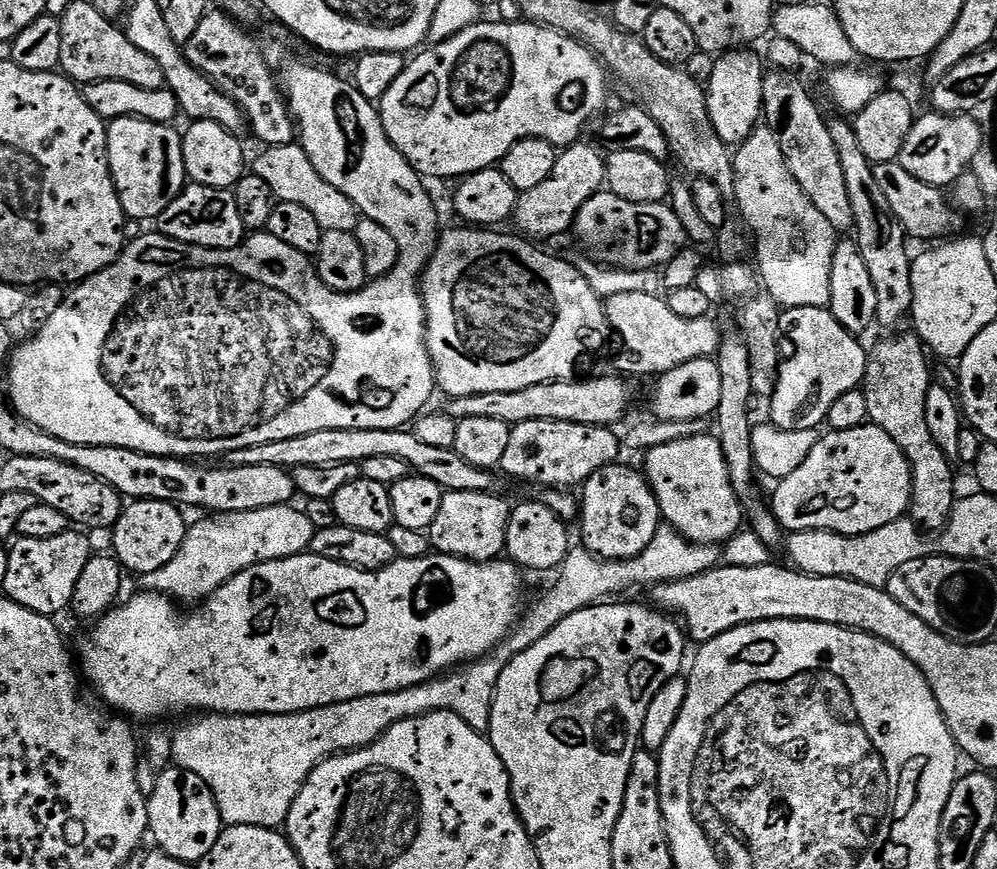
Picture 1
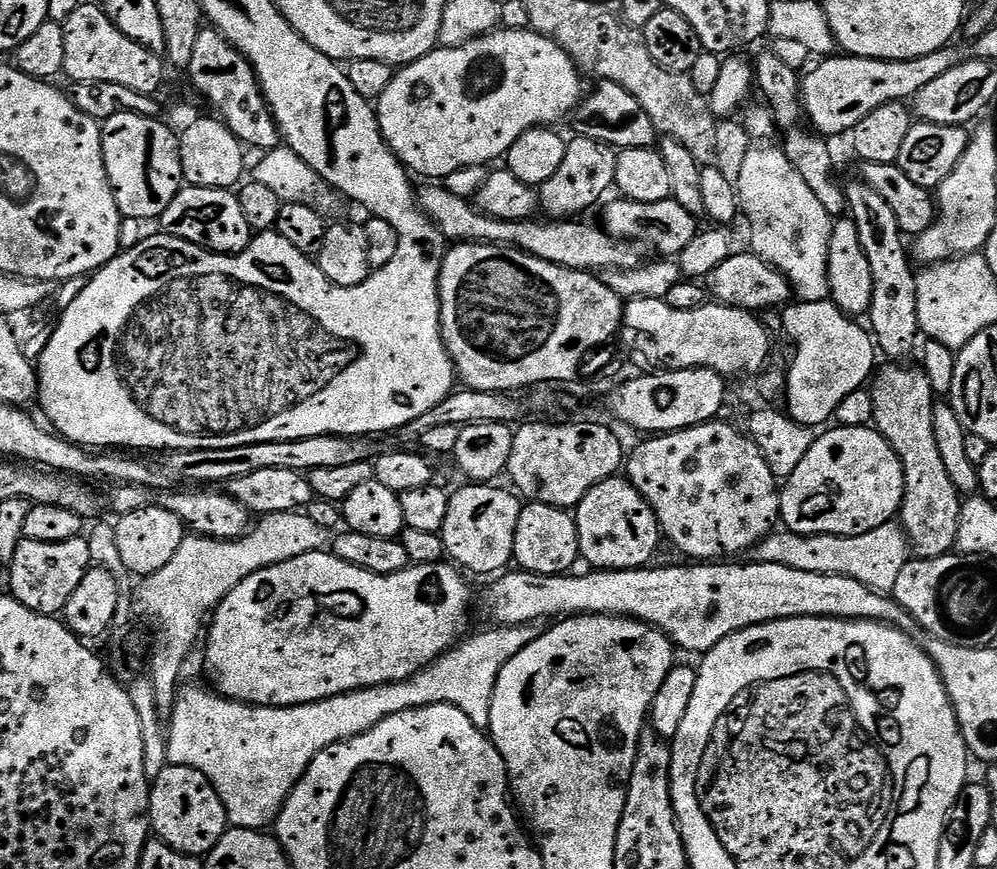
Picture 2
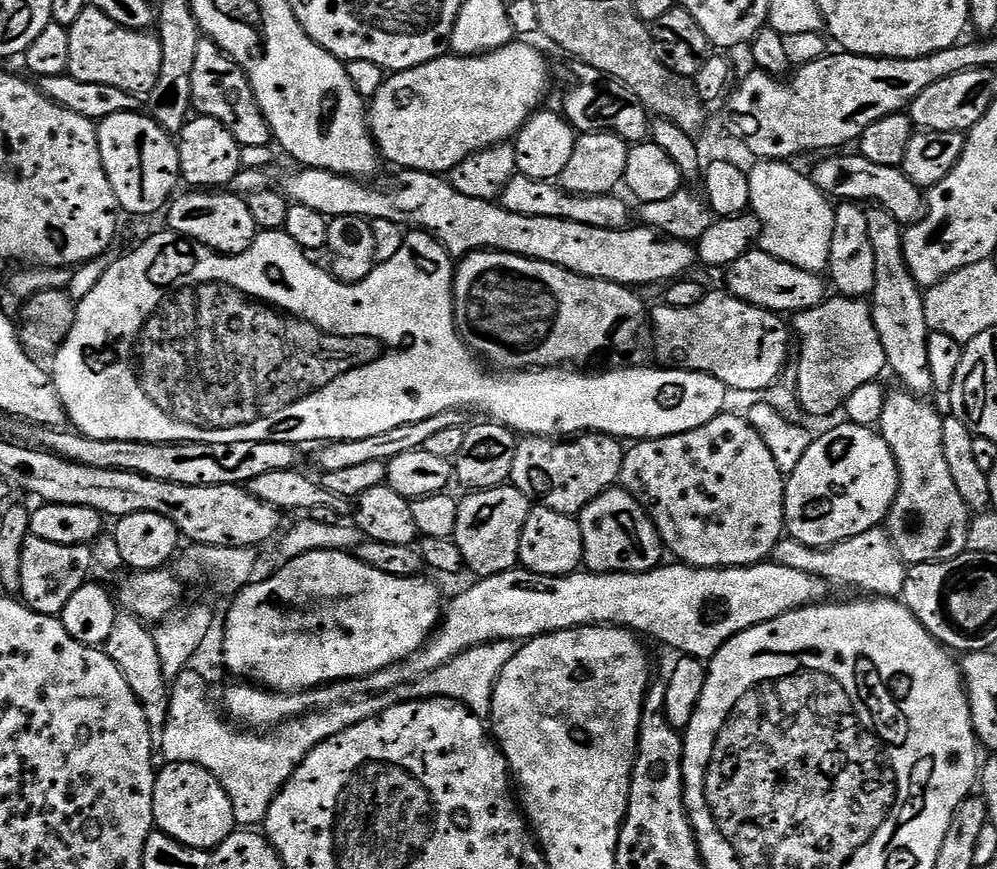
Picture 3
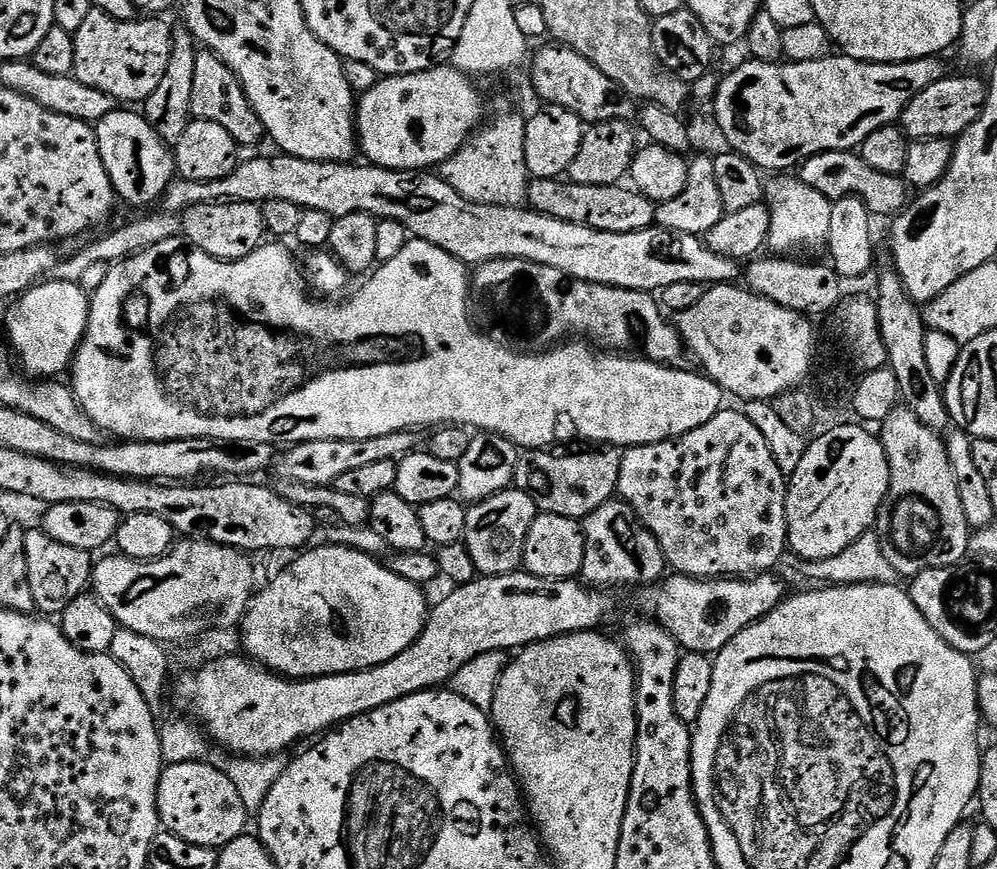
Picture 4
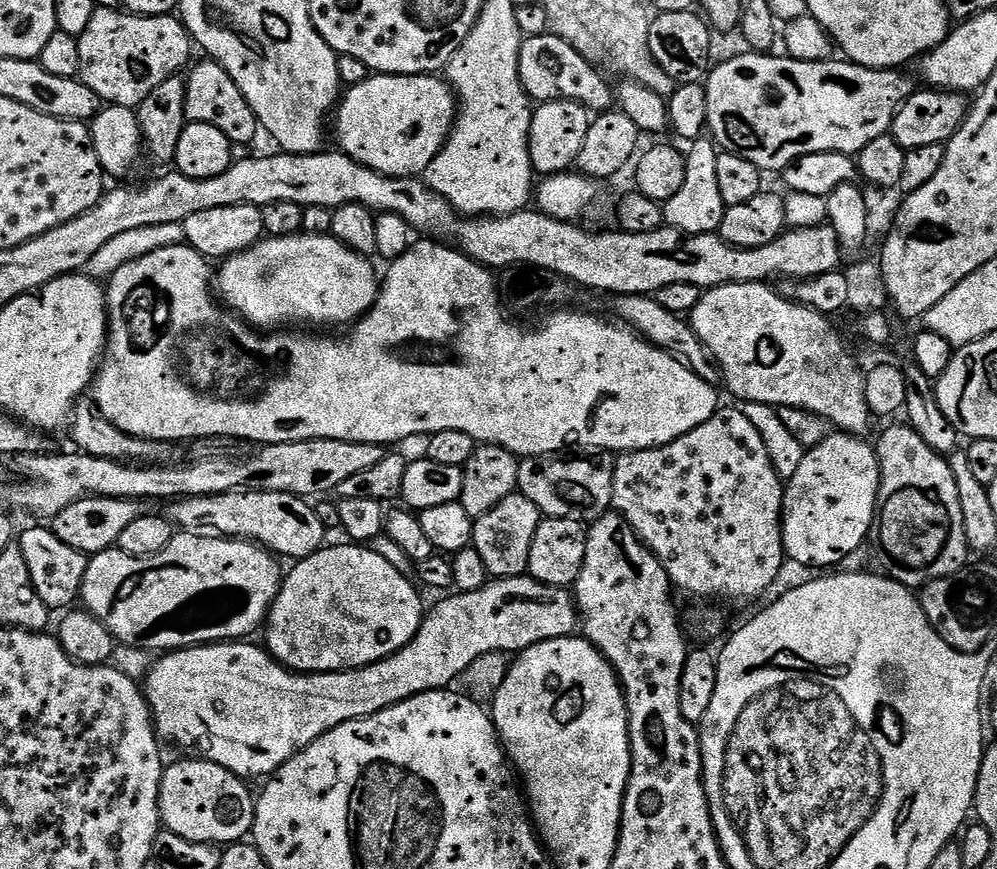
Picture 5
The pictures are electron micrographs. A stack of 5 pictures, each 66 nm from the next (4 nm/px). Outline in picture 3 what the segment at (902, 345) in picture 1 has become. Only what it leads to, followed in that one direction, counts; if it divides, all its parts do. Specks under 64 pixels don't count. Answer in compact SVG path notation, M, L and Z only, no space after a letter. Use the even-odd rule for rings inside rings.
M903 390L888 392L878 425L880 437L890 446L898 466L900 485L888 512L886 531L905 565L933 564L965 555L968 547L970 510L954 486L950 465L942 450L944 416L936 413L924 398Z

